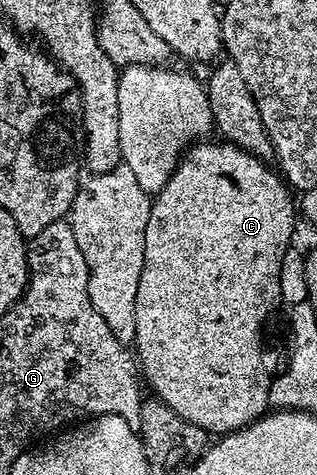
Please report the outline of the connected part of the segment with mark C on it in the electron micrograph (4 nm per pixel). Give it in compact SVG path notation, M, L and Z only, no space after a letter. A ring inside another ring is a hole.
M201 142L193 147L190 147L185 155L182 157L180 163L177 164L176 170L169 176L168 182L164 184L160 192L156 193L156 196L152 199L149 207L149 214L147 220L147 226L144 228L144 256L143 266L140 268L139 284L136 286L137 293L135 294L135 306L133 307L133 339L131 341L132 347L137 347L137 356L135 352L135 364L139 369L140 375L154 388L157 392L162 392L164 403L169 406L181 419L189 424L193 424L195 427L203 429L208 434L232 434L240 431L241 428L247 427L252 424L254 420L260 420L262 416L266 415L267 405L269 404L269 393L266 385L261 385L261 364L263 364L263 358L258 353L257 345L257 324L261 321L261 317L268 314L268 310L271 305L277 304L279 300L278 285L279 285L279 273L281 258L285 247L288 247L288 242L293 232L293 212L295 216L295 204L293 204L289 198L290 191L288 187L280 180L280 177L274 172L274 174L262 164L264 164L257 156L242 150L241 148L232 145L228 142L218 142L219 144L205 144L209 142Z

